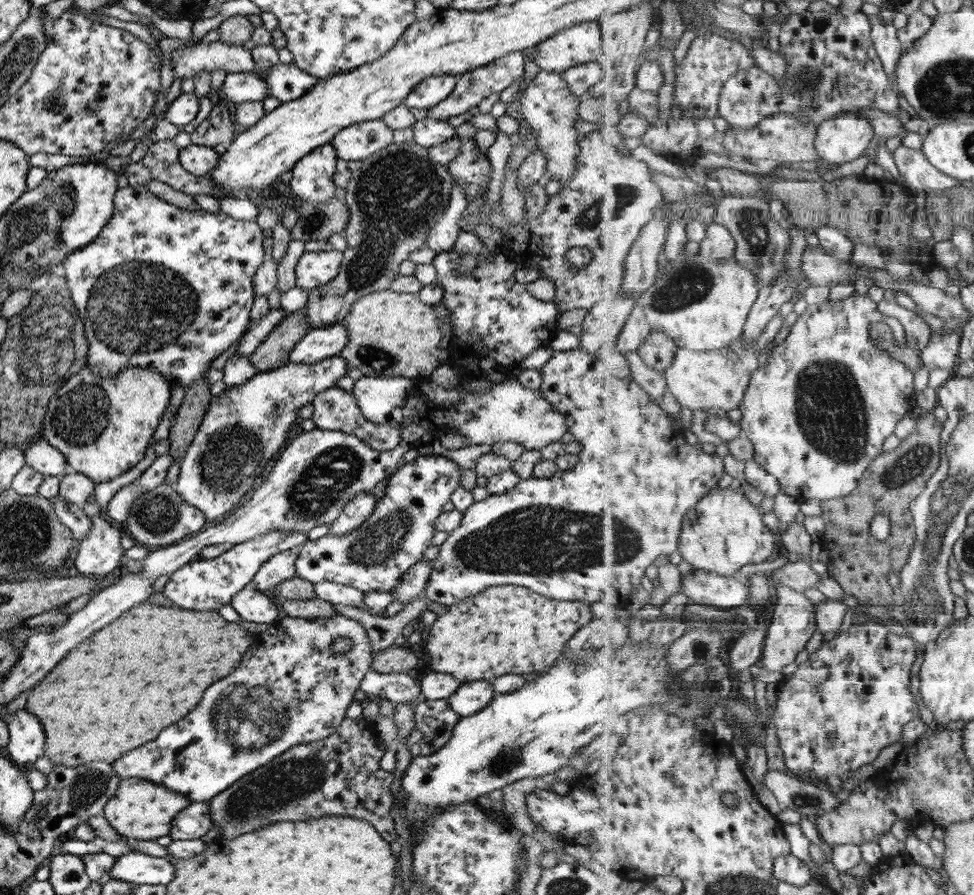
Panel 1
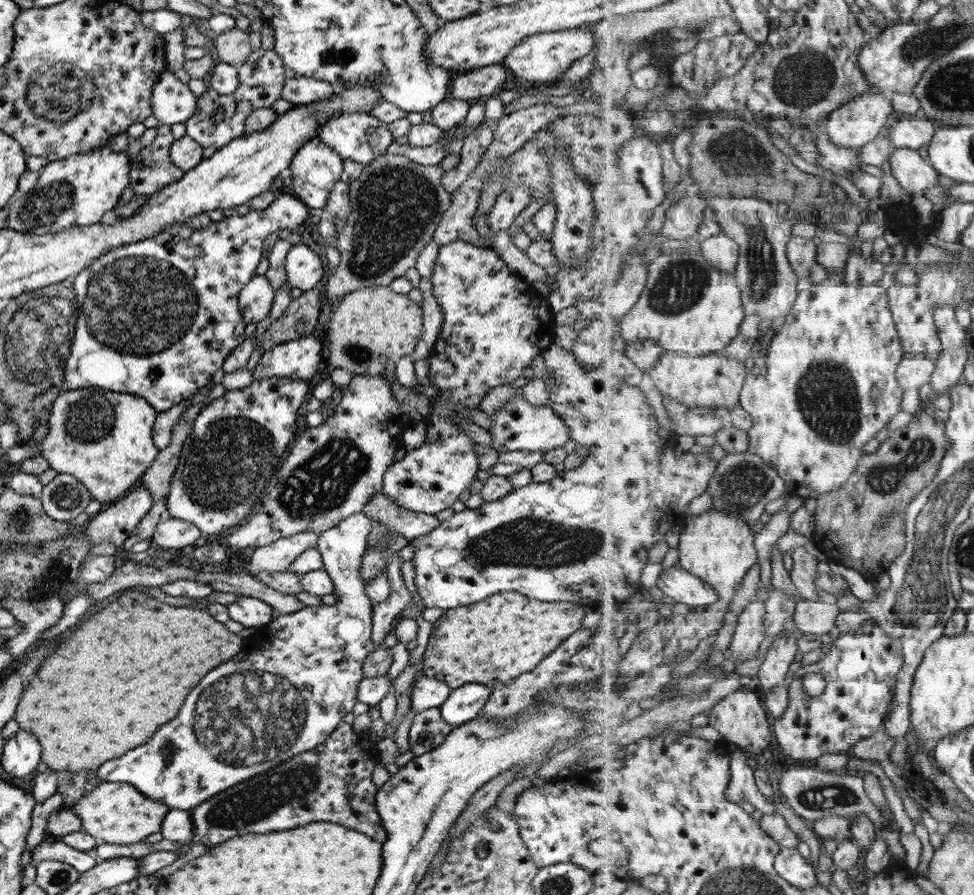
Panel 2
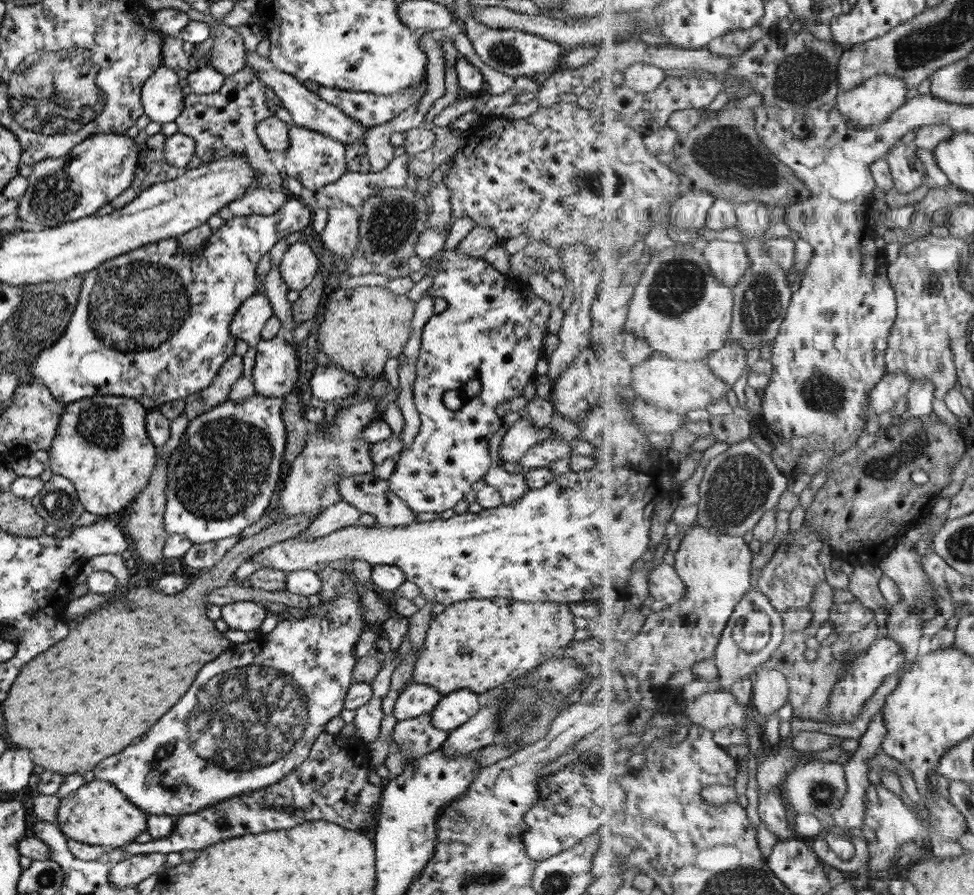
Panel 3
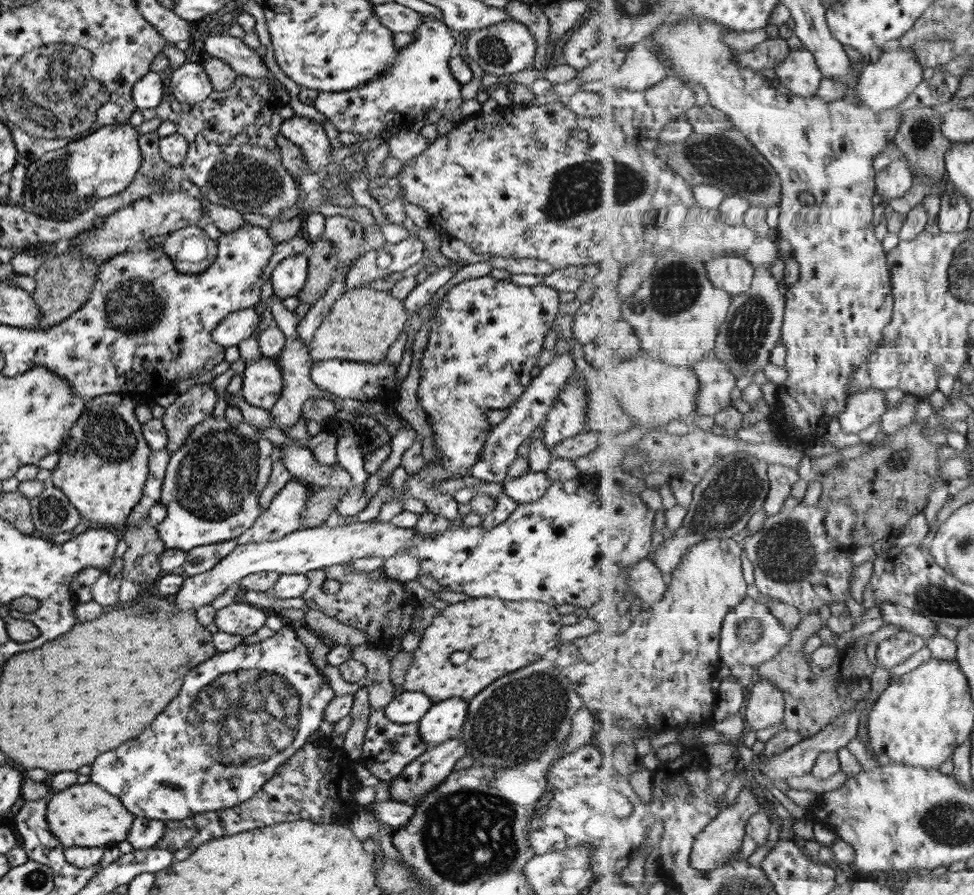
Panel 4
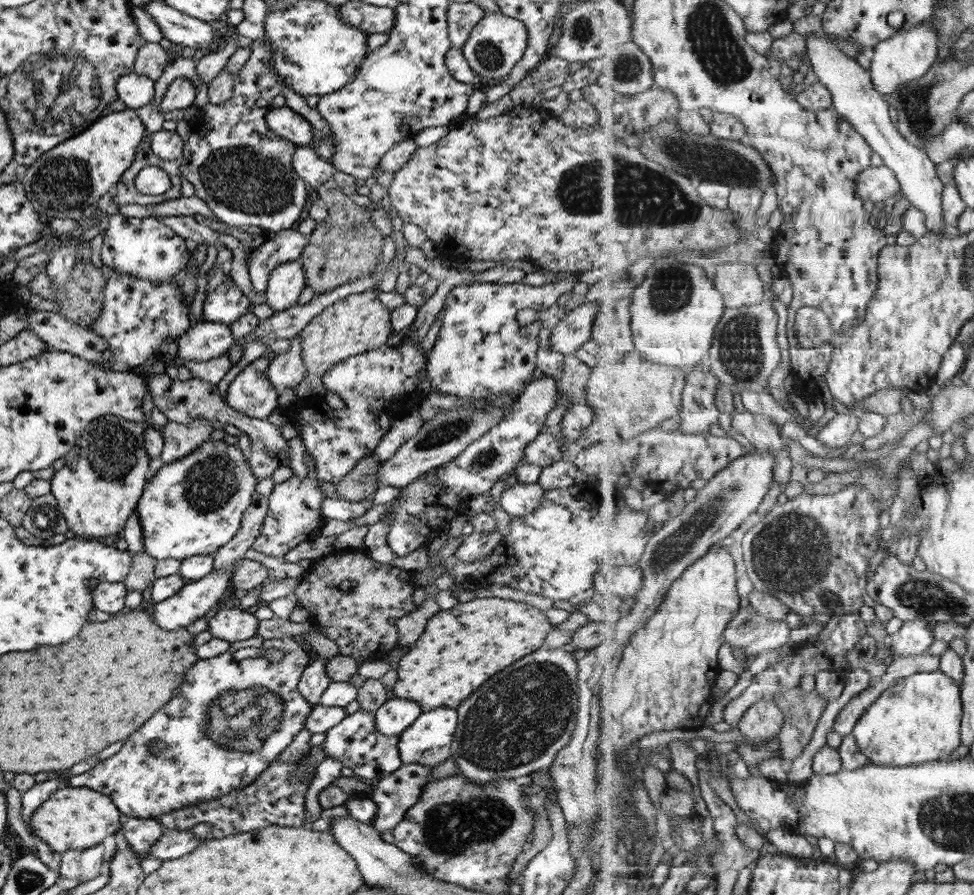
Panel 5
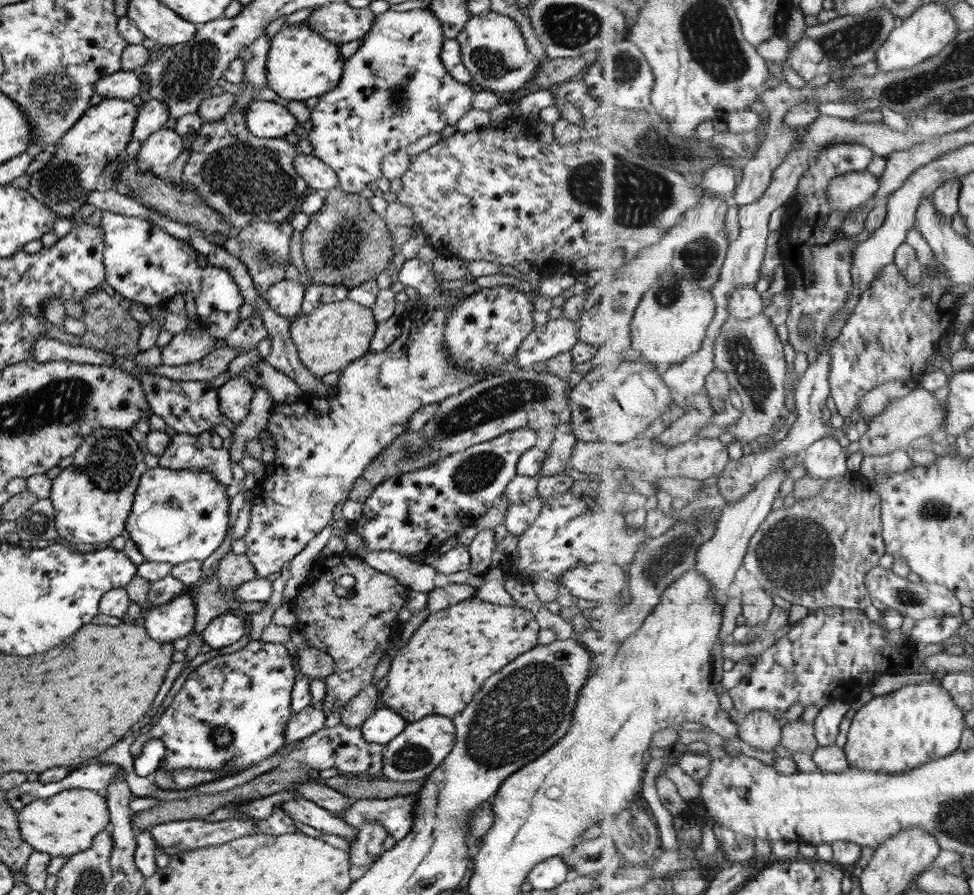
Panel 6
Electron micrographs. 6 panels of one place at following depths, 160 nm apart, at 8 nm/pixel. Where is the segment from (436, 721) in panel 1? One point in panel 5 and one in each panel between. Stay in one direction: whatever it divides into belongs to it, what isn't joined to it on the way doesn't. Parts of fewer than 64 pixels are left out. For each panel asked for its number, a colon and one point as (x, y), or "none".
2: (427, 729)
3: (416, 736)
4: (387, 747)
5: (353, 741)

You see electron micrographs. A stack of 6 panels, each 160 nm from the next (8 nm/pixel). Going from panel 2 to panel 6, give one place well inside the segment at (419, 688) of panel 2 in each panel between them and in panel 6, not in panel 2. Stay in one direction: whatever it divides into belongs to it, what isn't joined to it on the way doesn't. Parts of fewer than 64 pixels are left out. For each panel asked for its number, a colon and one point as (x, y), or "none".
3: (416, 699)
4: (407, 707)
5: (395, 714)
6: (383, 724)

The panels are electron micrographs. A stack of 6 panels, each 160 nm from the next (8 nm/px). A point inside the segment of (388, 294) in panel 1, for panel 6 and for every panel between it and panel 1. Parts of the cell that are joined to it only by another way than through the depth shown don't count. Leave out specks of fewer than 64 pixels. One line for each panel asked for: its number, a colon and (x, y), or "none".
2: (367, 326)
3: (362, 326)
4: (360, 326)
5: (358, 323)
6: (332, 335)

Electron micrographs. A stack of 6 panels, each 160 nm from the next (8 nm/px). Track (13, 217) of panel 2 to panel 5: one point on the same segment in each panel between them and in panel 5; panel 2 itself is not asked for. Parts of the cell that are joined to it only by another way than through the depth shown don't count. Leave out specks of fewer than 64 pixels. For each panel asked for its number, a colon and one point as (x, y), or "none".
3: (94, 172)
4: (60, 184)
5: (64, 182)

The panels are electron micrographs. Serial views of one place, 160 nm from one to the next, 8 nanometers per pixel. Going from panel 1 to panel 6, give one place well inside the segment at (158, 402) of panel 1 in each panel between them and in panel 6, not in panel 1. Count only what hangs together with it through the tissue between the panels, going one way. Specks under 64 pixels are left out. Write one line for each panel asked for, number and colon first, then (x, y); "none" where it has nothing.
2: (103, 439)
3: (101, 446)
4: (103, 459)
5: (97, 488)
6: (91, 499)

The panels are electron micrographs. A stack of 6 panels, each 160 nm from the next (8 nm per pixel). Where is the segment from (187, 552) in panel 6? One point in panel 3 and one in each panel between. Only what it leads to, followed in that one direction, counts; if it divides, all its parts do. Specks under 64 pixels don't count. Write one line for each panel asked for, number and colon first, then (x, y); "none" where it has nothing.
3: (223, 473)
4: (211, 483)
5: (192, 506)

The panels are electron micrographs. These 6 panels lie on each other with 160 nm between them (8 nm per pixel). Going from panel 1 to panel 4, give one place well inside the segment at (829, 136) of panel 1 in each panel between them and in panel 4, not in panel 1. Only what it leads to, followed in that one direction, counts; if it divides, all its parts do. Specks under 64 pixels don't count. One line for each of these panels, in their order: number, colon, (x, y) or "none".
2: (854, 125)
3: (872, 103)
4: (890, 79)

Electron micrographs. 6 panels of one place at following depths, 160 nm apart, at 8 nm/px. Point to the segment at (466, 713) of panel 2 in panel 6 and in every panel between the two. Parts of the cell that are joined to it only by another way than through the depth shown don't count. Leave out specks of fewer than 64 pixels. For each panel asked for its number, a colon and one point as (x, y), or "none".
3: (453, 709)
4: (443, 720)
5: (426, 741)
6: (420, 747)

